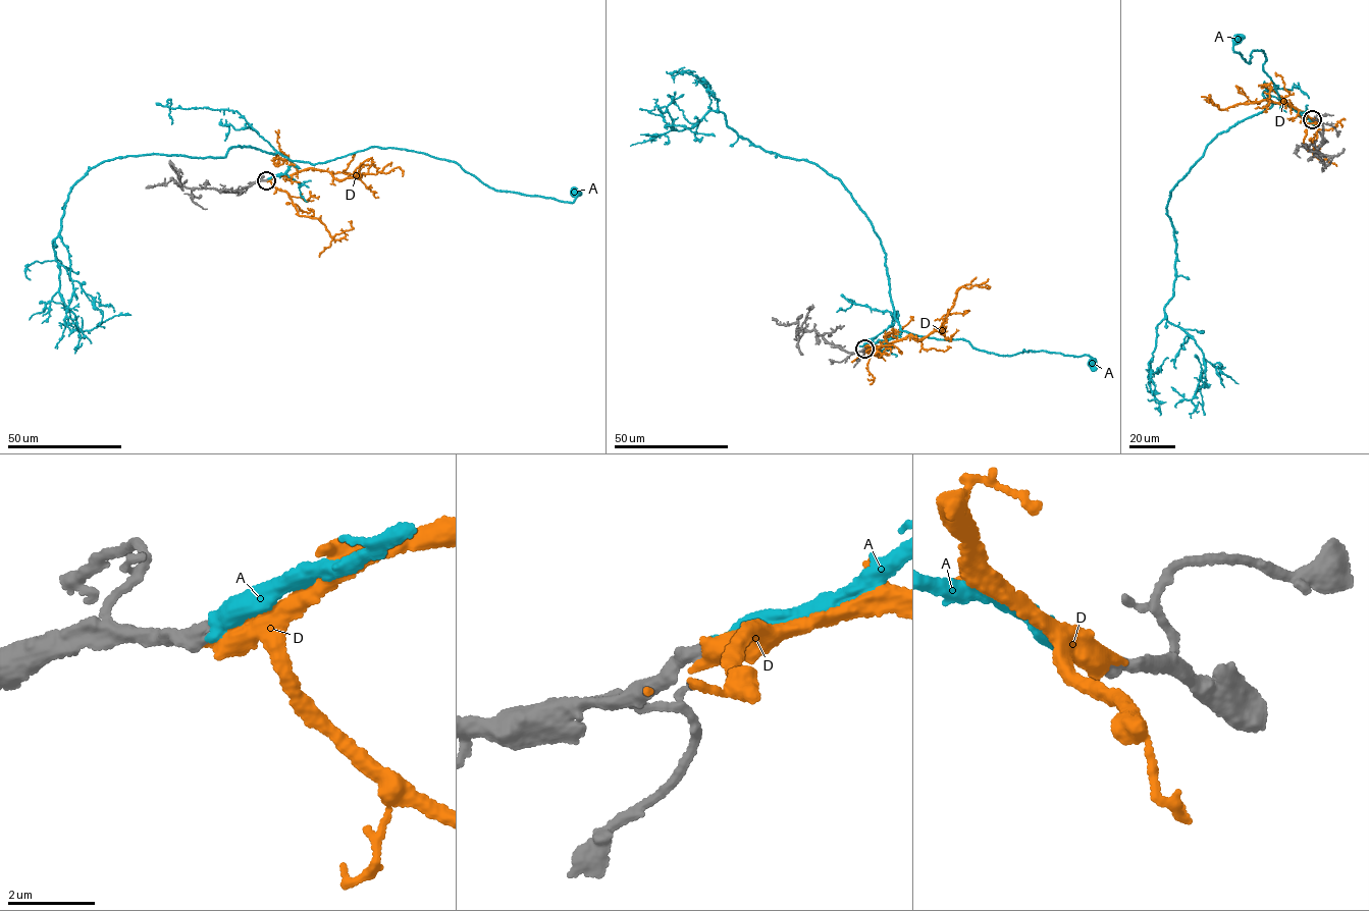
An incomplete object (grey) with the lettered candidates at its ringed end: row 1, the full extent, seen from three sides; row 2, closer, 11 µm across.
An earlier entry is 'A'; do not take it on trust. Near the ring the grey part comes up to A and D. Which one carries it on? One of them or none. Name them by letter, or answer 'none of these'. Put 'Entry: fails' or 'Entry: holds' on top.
Entry: holds
A

